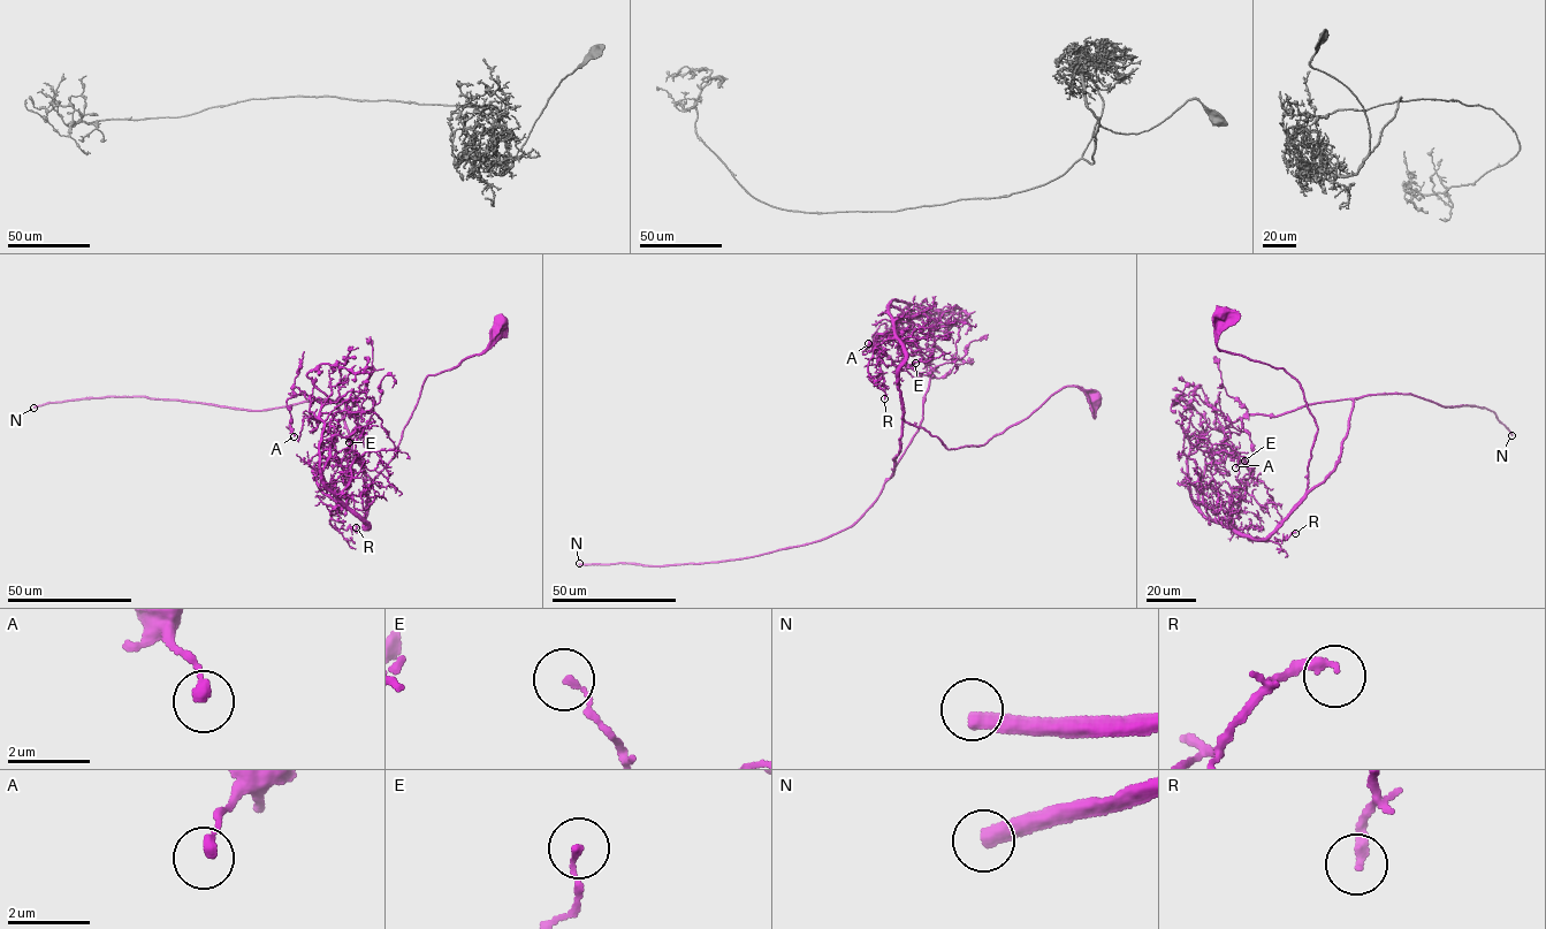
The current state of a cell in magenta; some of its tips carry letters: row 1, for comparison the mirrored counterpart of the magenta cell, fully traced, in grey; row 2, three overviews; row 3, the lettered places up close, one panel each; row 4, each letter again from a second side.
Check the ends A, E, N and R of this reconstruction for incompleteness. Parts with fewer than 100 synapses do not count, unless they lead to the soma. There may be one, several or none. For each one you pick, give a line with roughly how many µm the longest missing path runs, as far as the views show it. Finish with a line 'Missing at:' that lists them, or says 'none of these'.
N: Missing length about 250 µm
Missing at: N

